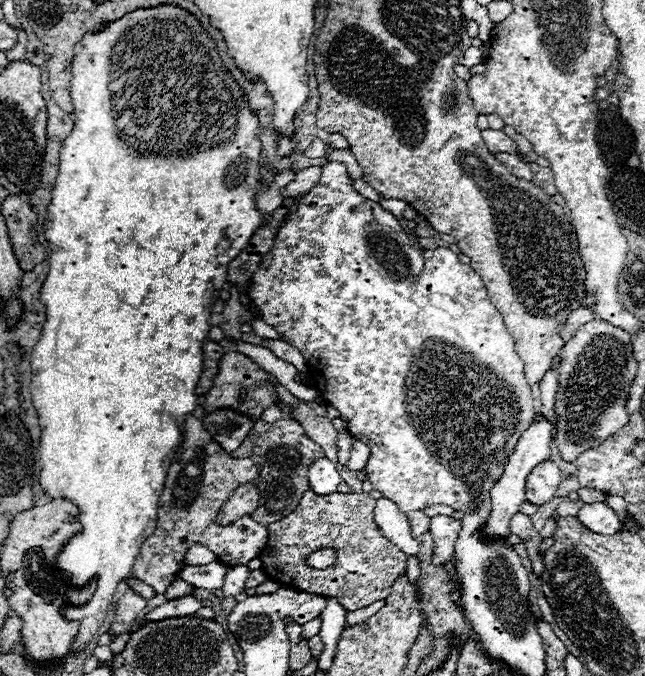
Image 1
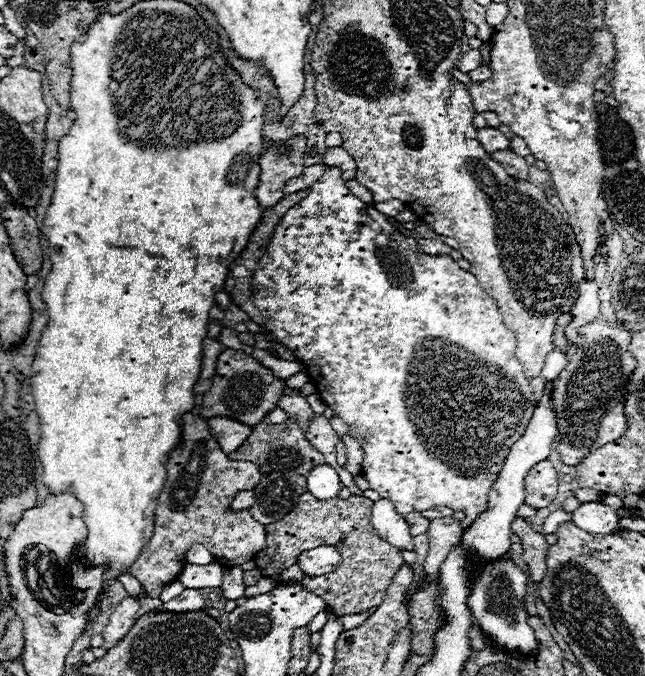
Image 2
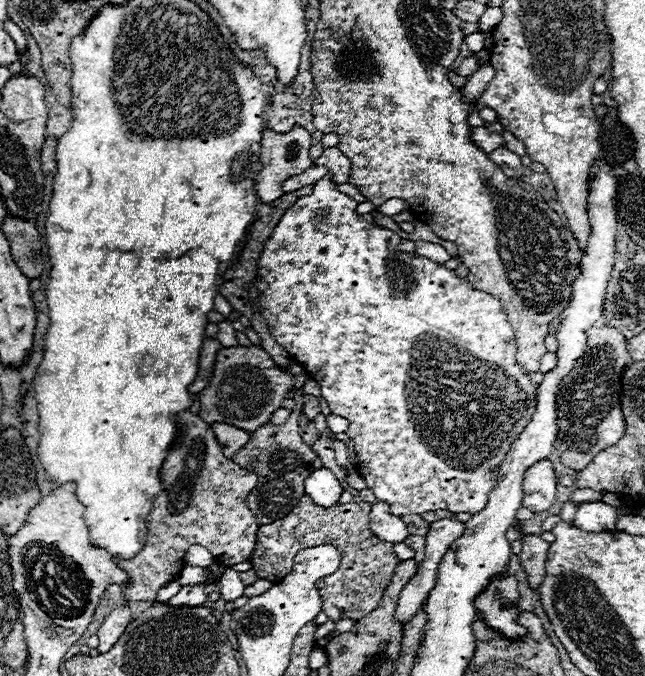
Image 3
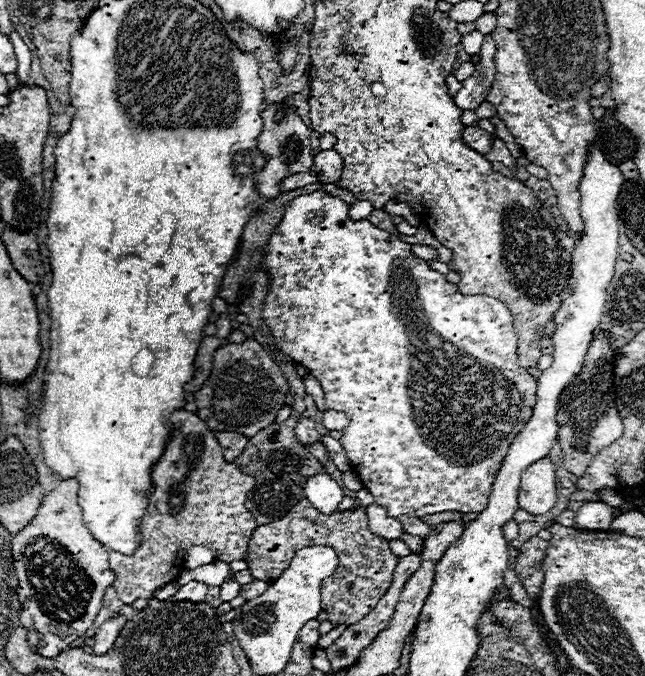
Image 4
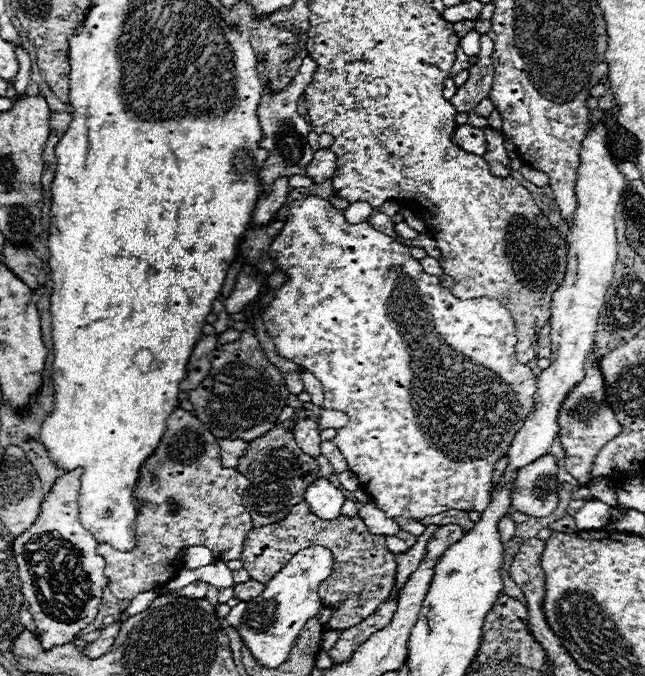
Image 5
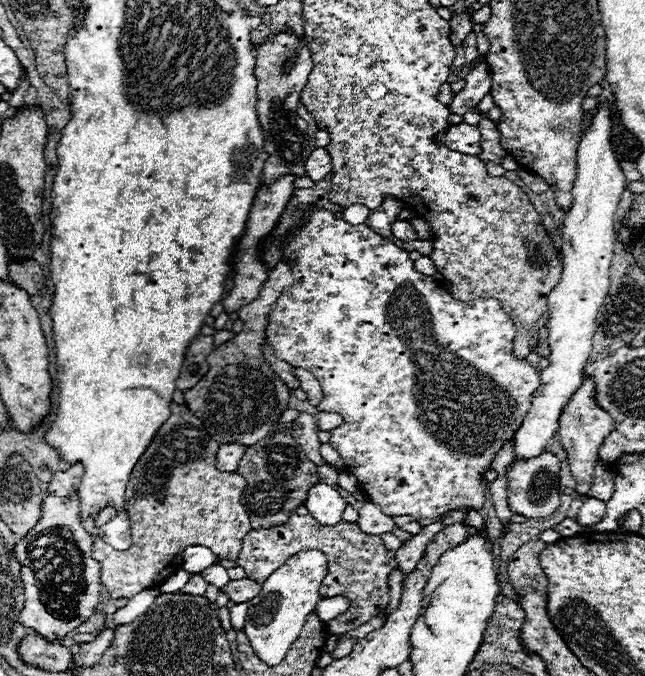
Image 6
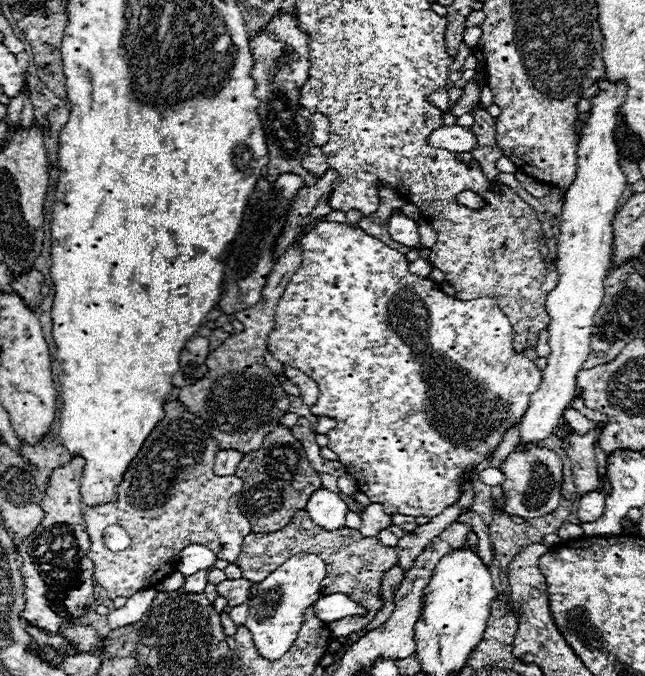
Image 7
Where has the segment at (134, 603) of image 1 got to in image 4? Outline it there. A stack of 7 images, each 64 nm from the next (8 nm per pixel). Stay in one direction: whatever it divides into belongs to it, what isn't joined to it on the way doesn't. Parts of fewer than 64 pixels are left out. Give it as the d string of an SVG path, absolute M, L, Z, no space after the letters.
M124 616L106 620L106 622L100 626L100 630L96 632L96 636L94 636L96 642L94 642L94 646L90 648L92 654L94 654L94 656L102 656L104 652L108 652L108 650L112 648L112 644L116 642L116 638L118 638L118 634L120 634L120 630L122 630L122 626L124 626L126 622L128 622L128 620L126 620Z

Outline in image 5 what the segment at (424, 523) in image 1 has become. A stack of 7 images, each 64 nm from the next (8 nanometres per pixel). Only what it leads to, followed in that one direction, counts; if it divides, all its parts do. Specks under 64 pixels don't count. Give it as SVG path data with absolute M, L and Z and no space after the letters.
M396 516L394 520L398 522L398 526L400 526L402 530L406 530L406 532L410 532L410 534L414 534L414 536L420 536L420 534L426 530L426 526L424 526L424 524L420 524L420 522L418 522L418 520L414 520L414 518Z

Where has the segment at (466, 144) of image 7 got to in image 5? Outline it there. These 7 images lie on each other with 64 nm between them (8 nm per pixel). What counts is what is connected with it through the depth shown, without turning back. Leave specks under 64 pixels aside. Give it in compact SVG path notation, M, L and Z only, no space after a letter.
M460 124L456 126L454 134L452 134L452 142L462 148L464 152L482 156L486 152L486 140L484 140L484 130L474 128L470 124Z

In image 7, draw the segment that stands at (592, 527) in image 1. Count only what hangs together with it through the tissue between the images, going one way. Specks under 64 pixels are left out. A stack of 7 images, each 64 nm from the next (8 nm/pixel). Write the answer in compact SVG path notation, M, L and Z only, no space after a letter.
M588 492L584 496L580 496L580 506L578 506L578 518L580 522L584 520L598 520L604 512L604 502L606 496L602 492Z

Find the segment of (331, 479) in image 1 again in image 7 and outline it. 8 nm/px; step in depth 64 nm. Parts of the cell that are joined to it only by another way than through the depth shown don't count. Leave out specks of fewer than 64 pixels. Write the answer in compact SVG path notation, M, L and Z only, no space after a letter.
M320 488L318 492L310 496L306 512L320 528L332 532L332 530L340 530L346 526L348 506L342 502L338 494Z

